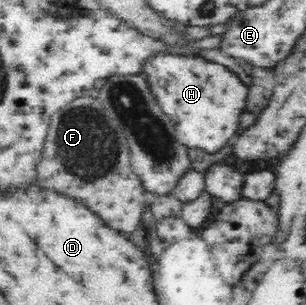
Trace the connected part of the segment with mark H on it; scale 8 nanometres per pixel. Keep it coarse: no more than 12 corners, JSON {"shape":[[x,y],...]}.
{"shape":[[158,51],[151,94],[198,157],[224,153],[248,87],[224,65]]}

